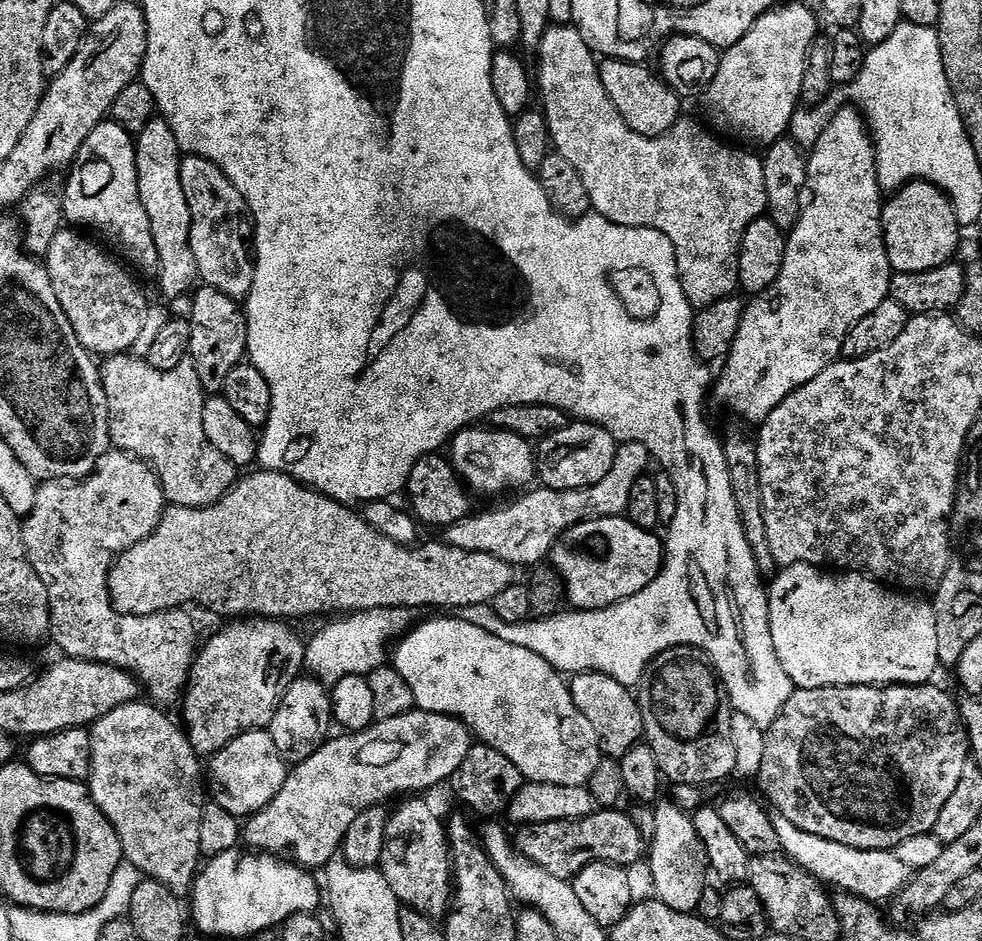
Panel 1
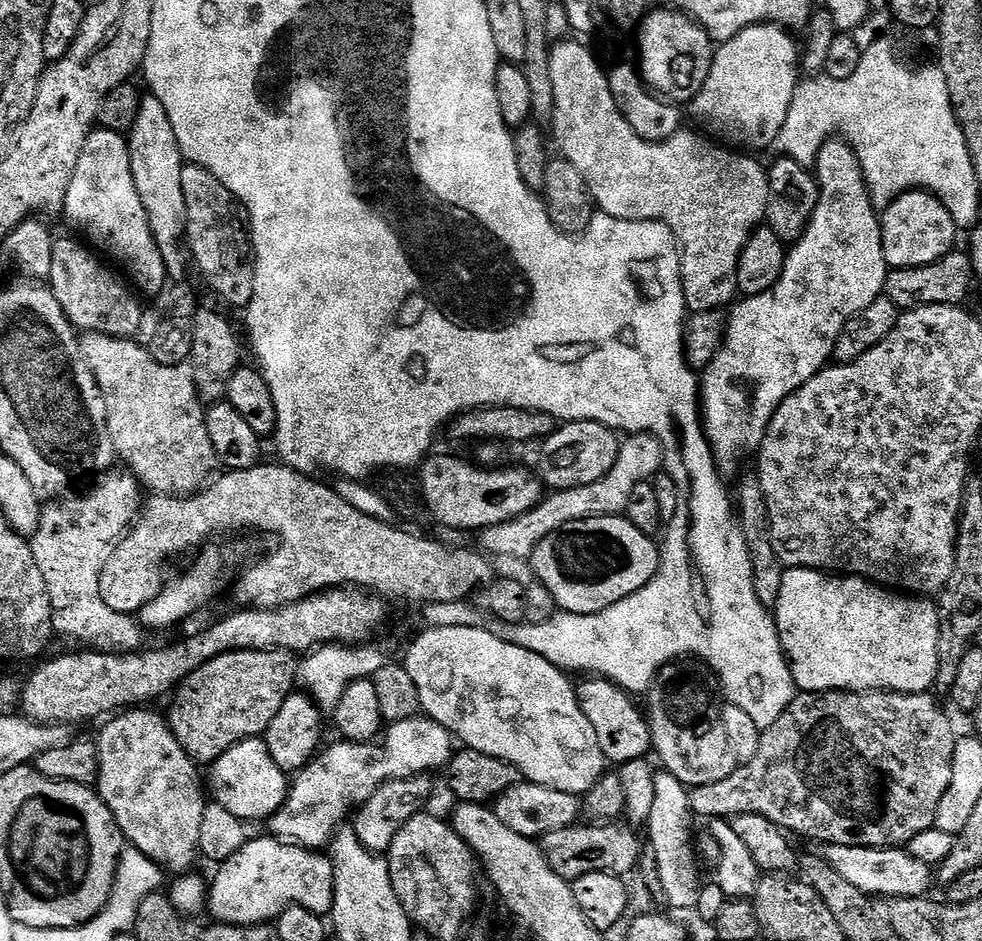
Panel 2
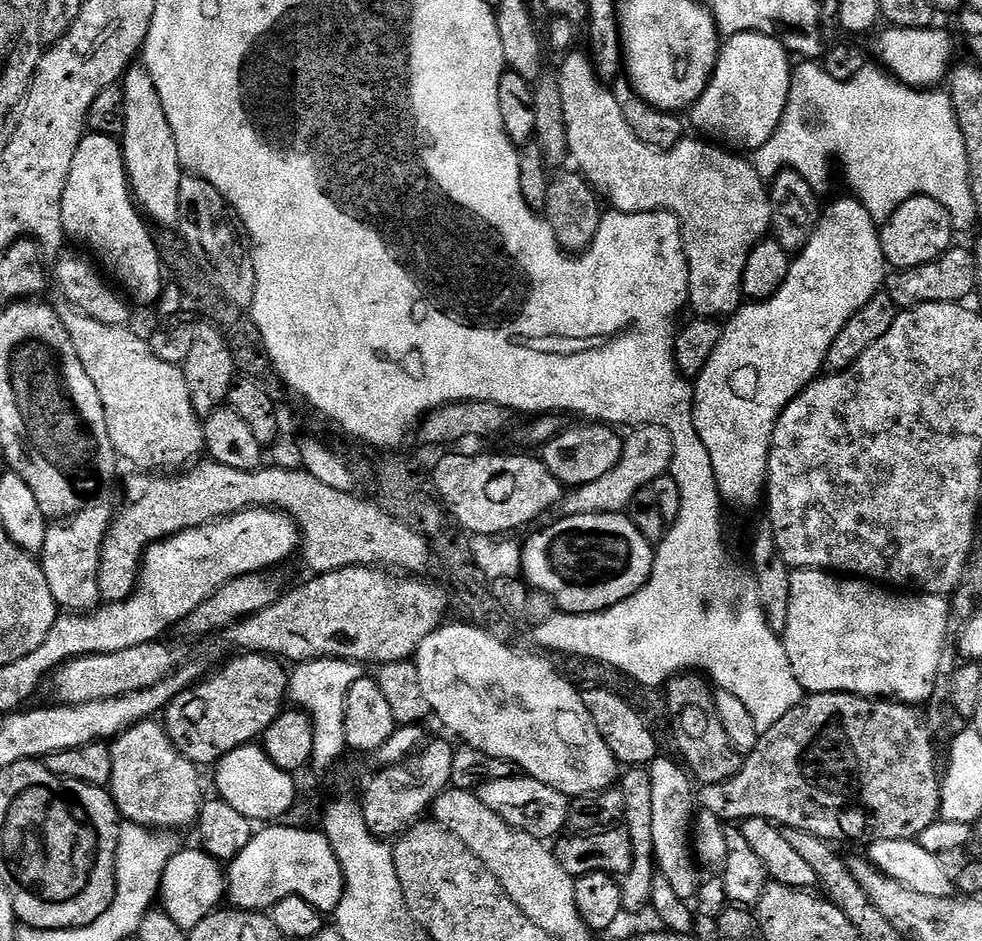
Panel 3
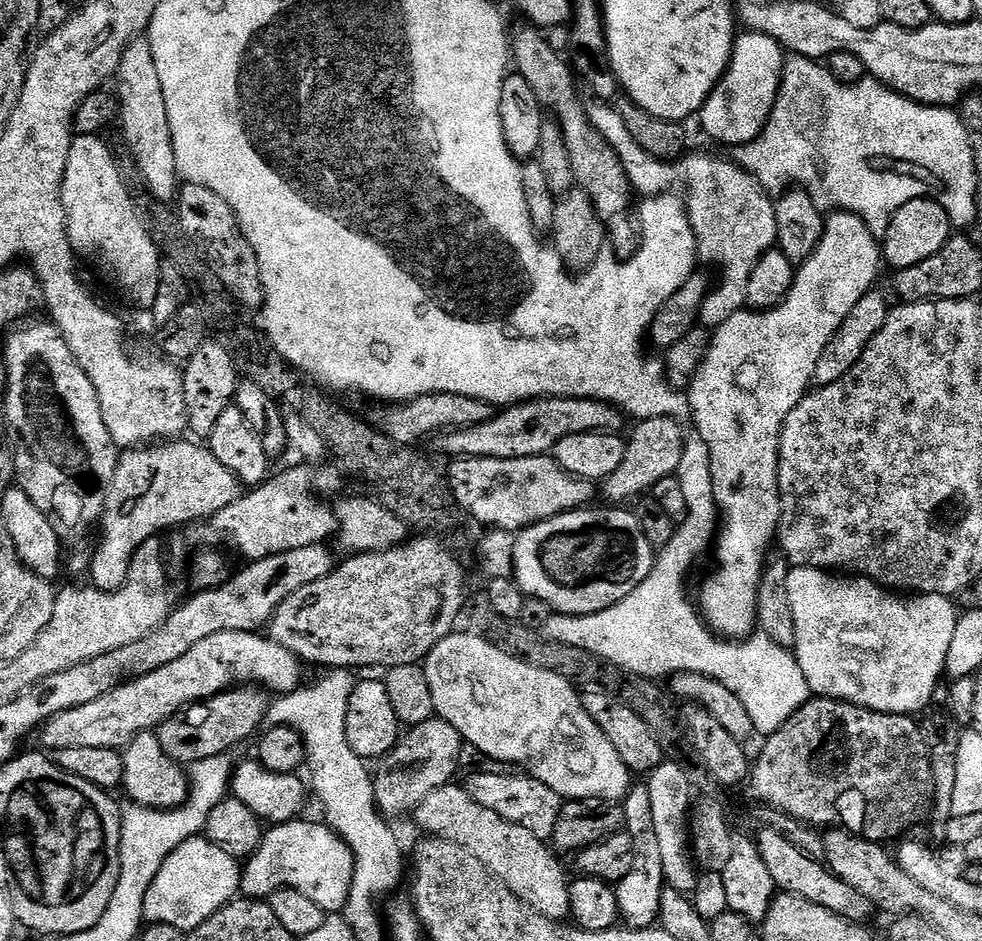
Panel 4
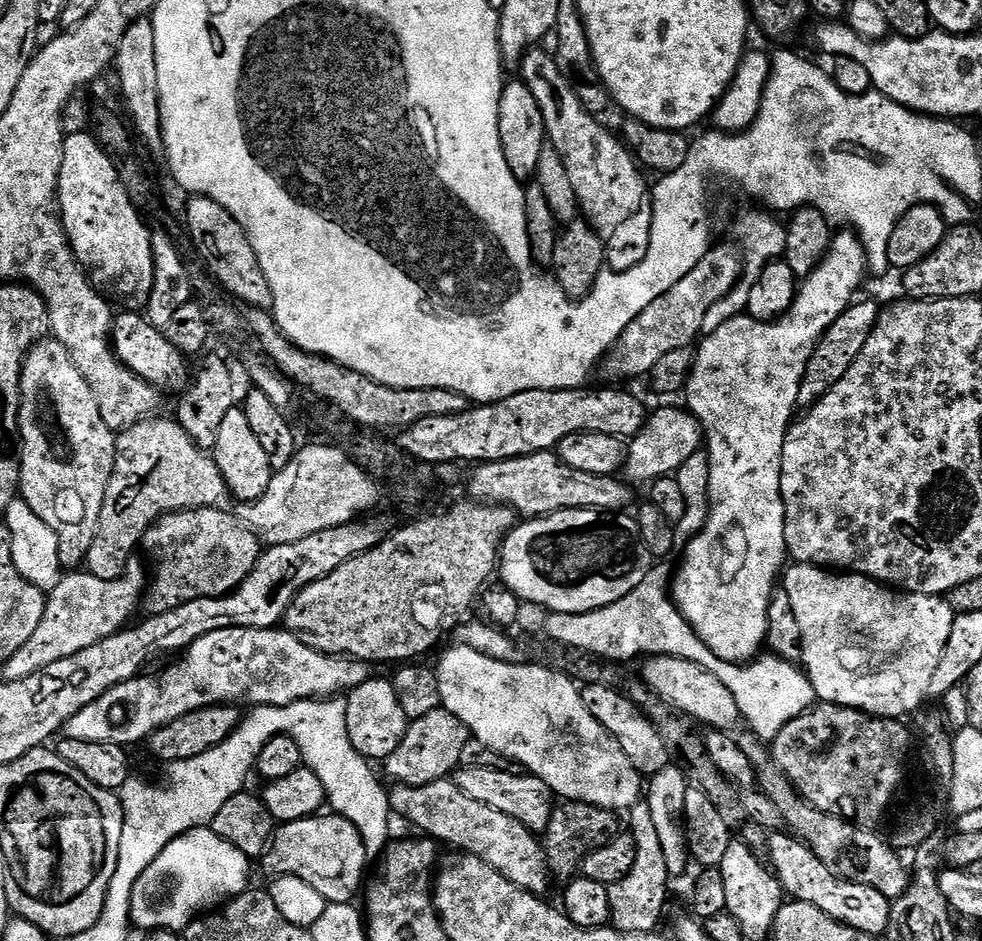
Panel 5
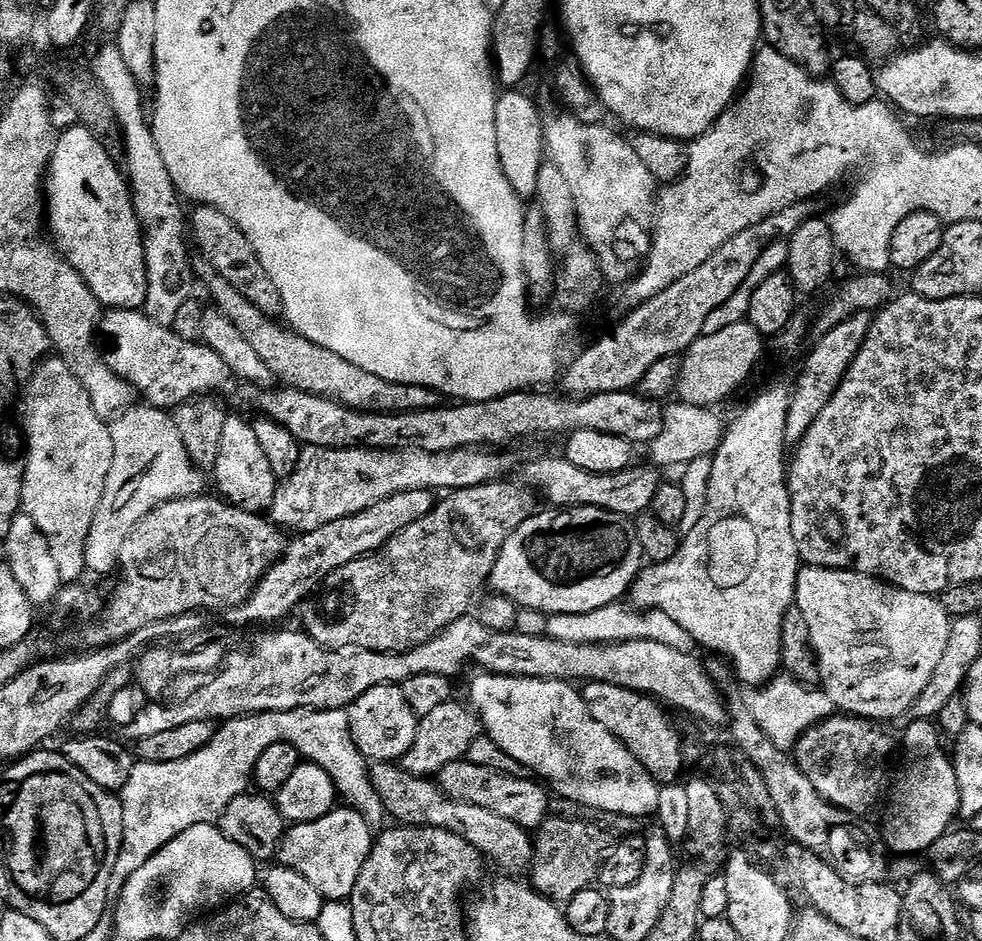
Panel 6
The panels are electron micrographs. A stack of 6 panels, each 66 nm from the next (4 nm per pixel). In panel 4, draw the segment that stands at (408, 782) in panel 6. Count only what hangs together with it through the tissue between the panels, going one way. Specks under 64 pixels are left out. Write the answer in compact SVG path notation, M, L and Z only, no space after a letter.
M456 782L447 784L422 798L414 813L417 826L429 837L454 842L470 850L478 862L485 864L517 898L538 914L551 920L567 921L570 916L570 876L560 865L561 857L545 841L534 838L530 830L474 802L467 787L460 785L459 788L458 785Z

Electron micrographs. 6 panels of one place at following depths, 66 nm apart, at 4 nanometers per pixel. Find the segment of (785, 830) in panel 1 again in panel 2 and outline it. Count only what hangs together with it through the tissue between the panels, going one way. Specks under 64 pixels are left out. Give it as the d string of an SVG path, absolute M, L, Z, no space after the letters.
M829 844L823 849L822 856L840 872L846 880L867 892L873 898L899 898L901 896L924 896L927 888L934 884L933 869L919 858L912 856L911 851L898 848L855 848L854 846L838 846Z

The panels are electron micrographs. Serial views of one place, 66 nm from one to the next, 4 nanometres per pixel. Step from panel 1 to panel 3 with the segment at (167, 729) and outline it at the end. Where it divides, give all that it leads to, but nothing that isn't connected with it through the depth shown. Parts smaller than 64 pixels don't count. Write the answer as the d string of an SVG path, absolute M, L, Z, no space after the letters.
M159 719L143 720L111 741L114 774L110 791L121 817L127 823L153 830L191 829L206 799L200 785L201 769L190 763L174 746Z

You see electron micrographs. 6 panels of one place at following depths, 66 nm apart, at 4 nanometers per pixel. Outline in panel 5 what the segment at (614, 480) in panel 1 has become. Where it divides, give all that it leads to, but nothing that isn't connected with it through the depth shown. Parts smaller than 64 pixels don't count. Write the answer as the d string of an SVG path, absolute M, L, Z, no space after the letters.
M660 408L657 412L653 411L644 423L644 429L633 436L627 445L628 456L624 460L622 472L633 485L648 486L653 480L672 476L679 472L694 453L701 451L706 436L700 422L691 412L680 408Z

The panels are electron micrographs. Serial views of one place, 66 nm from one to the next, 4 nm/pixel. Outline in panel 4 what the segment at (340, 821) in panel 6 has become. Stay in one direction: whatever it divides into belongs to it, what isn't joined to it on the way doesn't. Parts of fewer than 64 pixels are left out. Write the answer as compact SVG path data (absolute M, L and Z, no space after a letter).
M297 818L269 827L263 838L260 839L258 850L253 856L247 857L240 873L240 892L245 897L254 900L267 901L269 896L274 895L283 888L298 890L298 894L306 894L306 898L318 902L326 914L343 913L346 902L350 898L350 886L354 882L354 854L350 846L340 835L328 827L327 823L311 824L305 818Z

